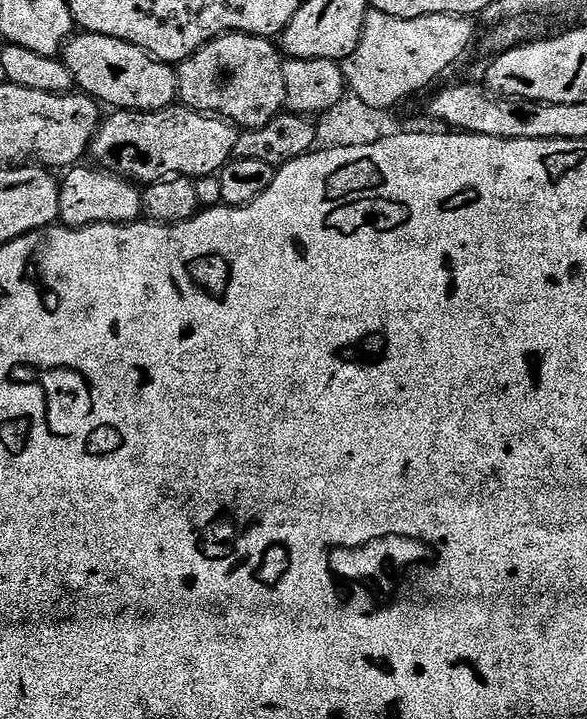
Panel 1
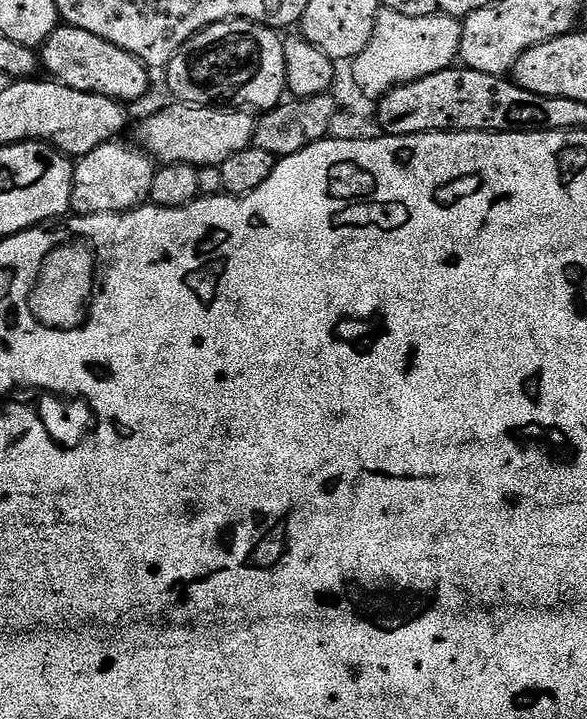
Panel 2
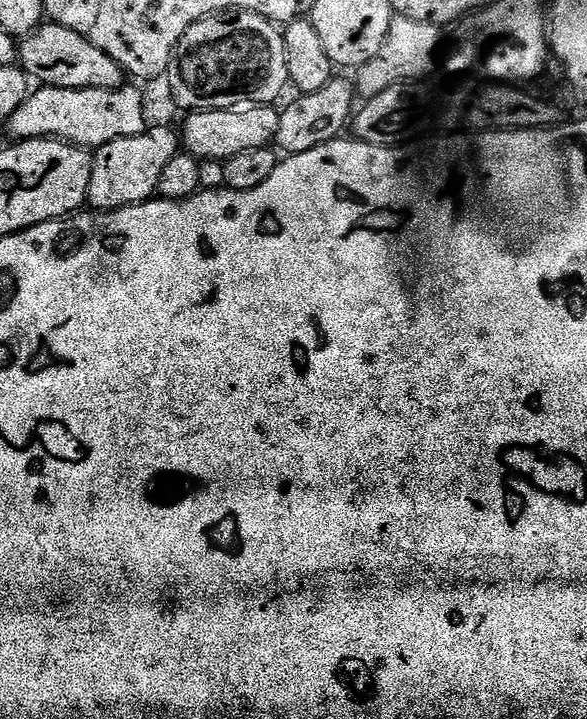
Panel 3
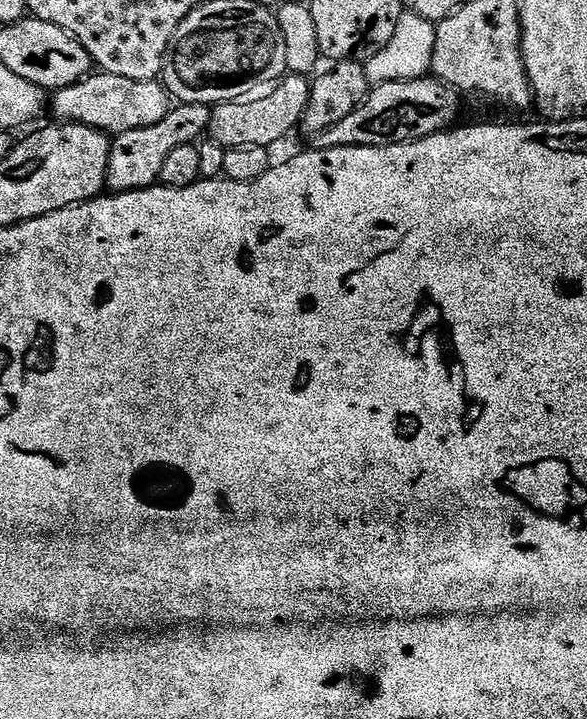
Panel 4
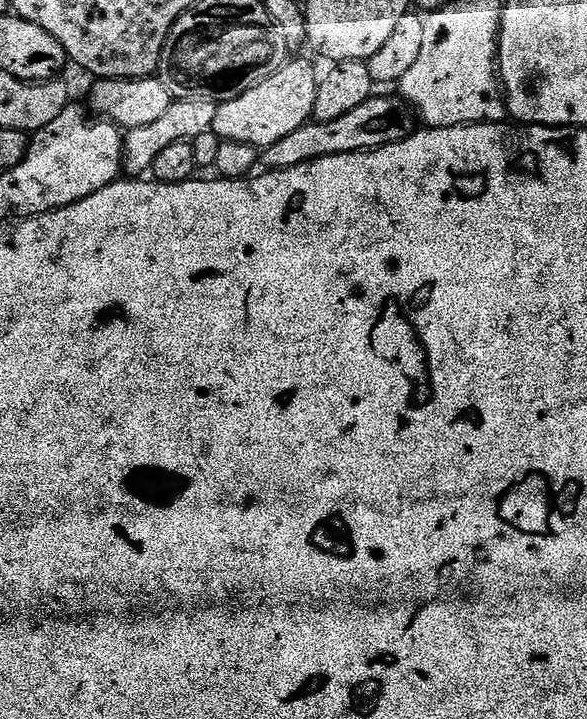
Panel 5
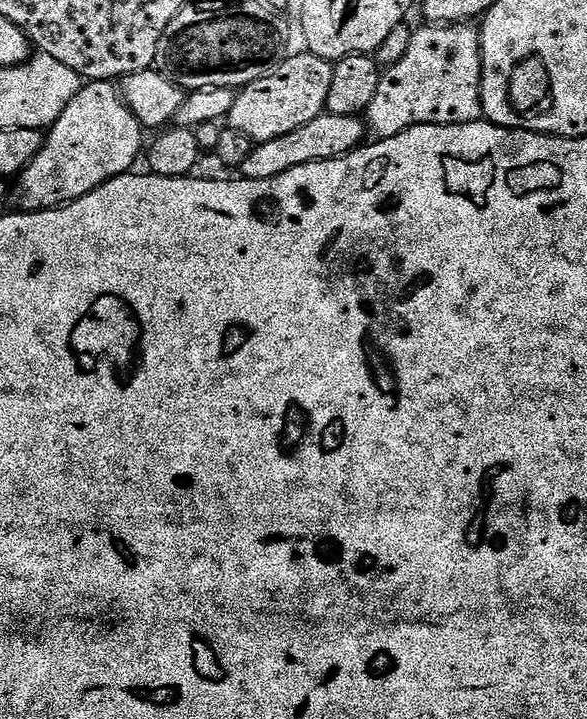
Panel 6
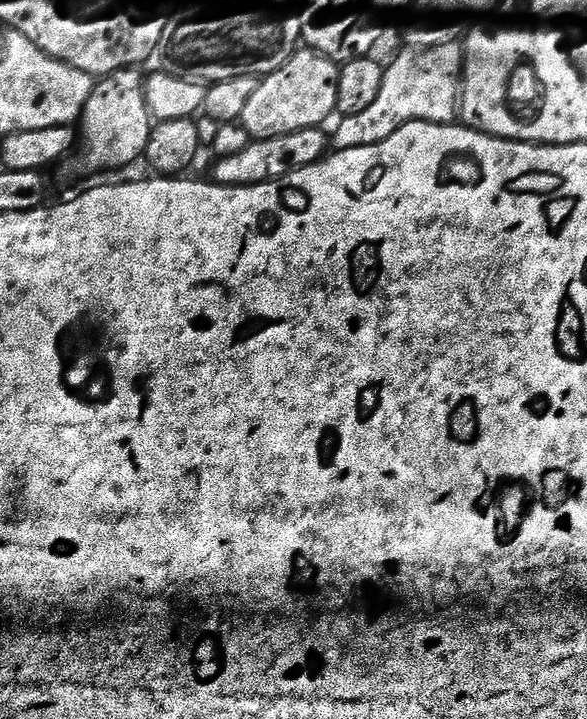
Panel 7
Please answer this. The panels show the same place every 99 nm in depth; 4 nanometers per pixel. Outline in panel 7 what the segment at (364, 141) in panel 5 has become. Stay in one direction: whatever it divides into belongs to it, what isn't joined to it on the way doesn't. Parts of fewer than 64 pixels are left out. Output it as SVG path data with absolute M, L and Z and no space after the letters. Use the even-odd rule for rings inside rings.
M323 127L298 130L294 134L282 134L278 138L253 140L246 150L238 154L221 156L215 161L211 179L218 184L226 184L230 188L254 186L267 180L277 180L280 176L290 174L302 166L310 166L324 159L330 148L330 140Z

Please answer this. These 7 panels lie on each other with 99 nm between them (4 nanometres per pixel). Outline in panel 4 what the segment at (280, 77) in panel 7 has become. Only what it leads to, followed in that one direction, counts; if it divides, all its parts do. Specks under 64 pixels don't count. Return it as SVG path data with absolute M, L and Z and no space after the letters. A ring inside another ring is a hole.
M288 74L283 77L282 82L255 98L232 100L228 104L215 105L212 108L210 123L211 139L226 149L242 146L262 146L271 149L272 144L278 143L292 127L294 129L297 127L308 105L311 89L308 76Z

